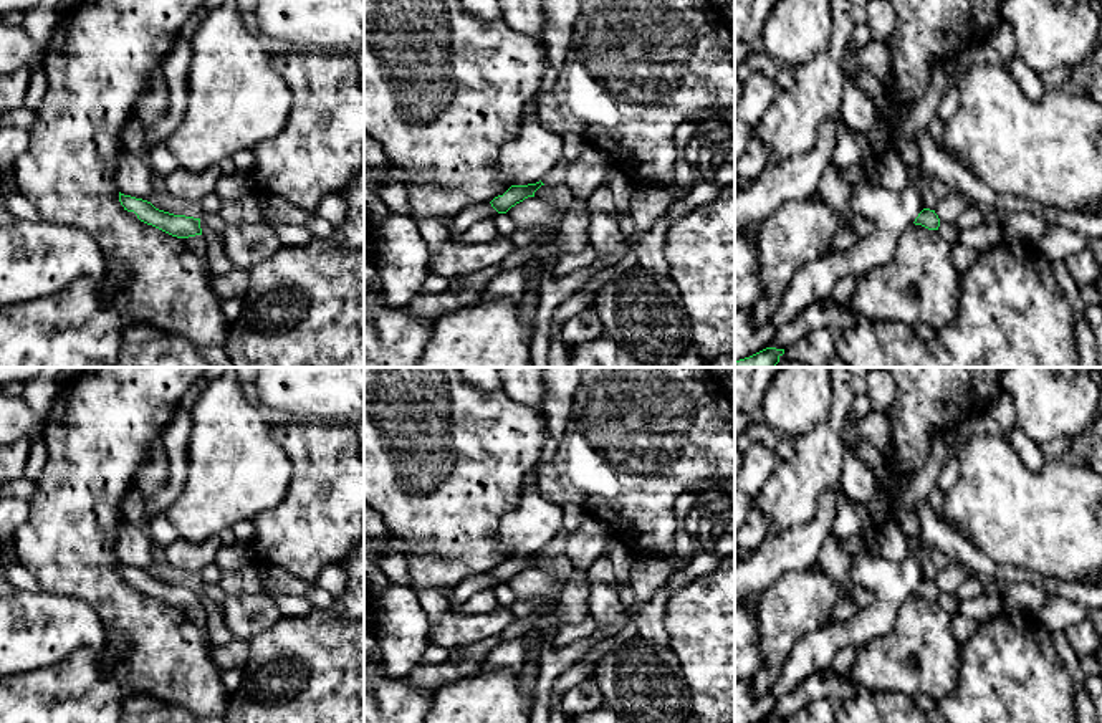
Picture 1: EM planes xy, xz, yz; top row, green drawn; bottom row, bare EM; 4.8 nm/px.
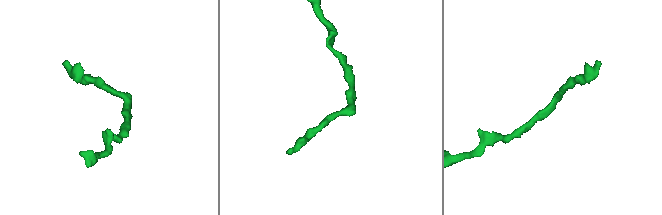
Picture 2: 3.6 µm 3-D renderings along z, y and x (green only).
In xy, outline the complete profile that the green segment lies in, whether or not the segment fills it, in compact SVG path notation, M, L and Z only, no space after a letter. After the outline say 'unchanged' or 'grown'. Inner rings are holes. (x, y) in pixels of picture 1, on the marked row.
M119 192L119 202L127 212L134 212L137 218L147 225L152 225L172 237L189 238L202 235L200 218L174 215L156 208L151 202L124 195Z; unchanged

